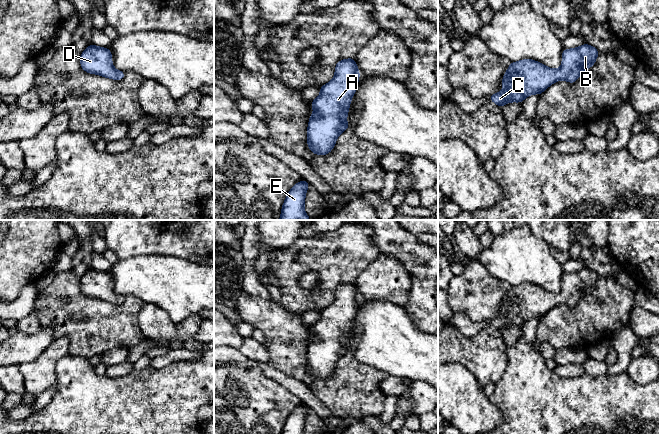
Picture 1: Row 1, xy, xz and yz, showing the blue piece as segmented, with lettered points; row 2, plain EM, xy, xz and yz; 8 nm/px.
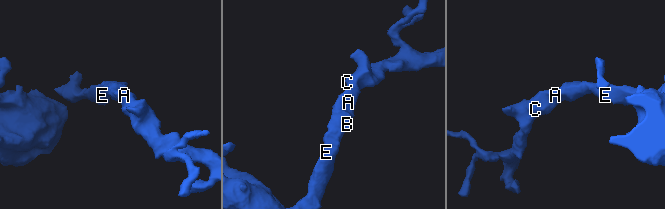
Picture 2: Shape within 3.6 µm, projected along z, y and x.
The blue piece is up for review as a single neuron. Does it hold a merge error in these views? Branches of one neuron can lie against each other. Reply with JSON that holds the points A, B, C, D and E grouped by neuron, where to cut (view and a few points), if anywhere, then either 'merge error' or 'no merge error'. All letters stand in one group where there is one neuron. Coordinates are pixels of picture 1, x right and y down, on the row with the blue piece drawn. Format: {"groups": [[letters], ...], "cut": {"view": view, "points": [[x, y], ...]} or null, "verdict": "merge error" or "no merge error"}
{"groups": [["A", "B", "C", "D", "E"]], "cut": null, "verdict": "no merge error"}

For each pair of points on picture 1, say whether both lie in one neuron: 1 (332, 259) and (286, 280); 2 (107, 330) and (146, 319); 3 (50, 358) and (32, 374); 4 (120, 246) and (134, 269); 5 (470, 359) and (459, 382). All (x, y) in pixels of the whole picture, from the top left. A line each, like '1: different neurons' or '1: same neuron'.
1: same neuron
2: different neurons
3: same neuron
4: different neurons
5: different neurons

